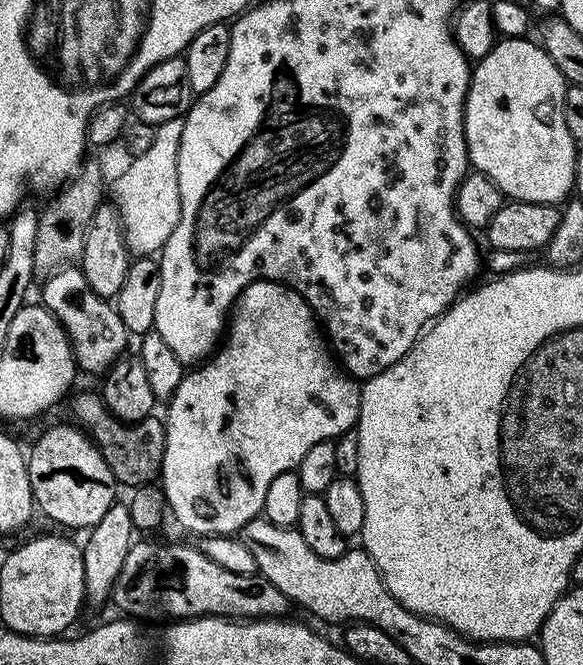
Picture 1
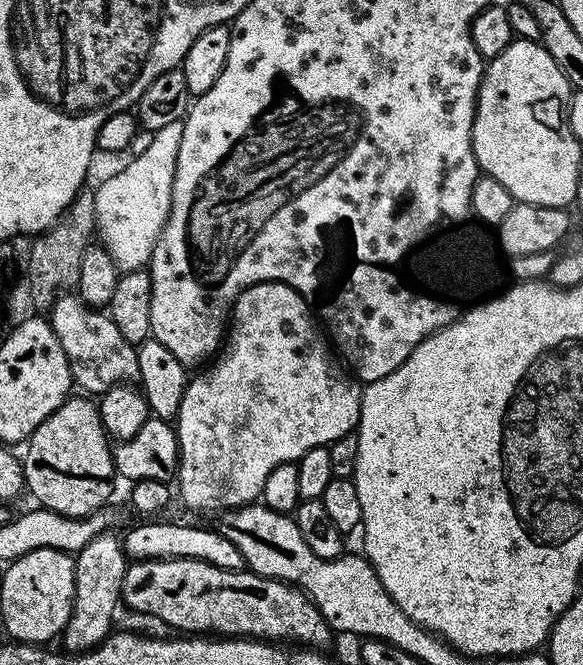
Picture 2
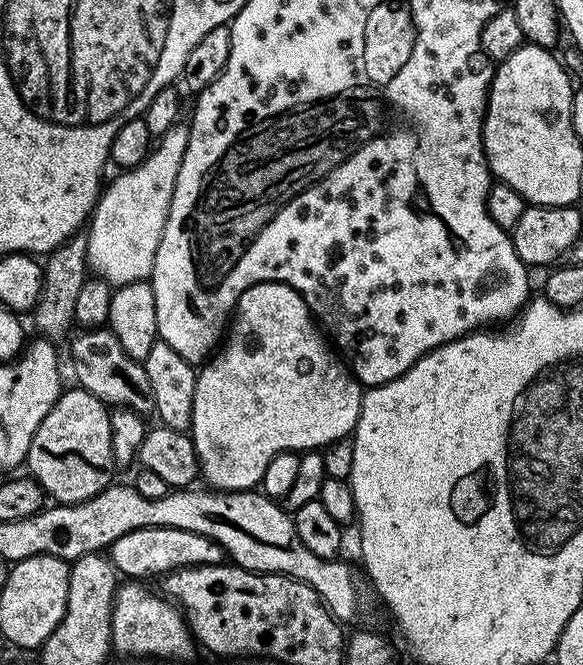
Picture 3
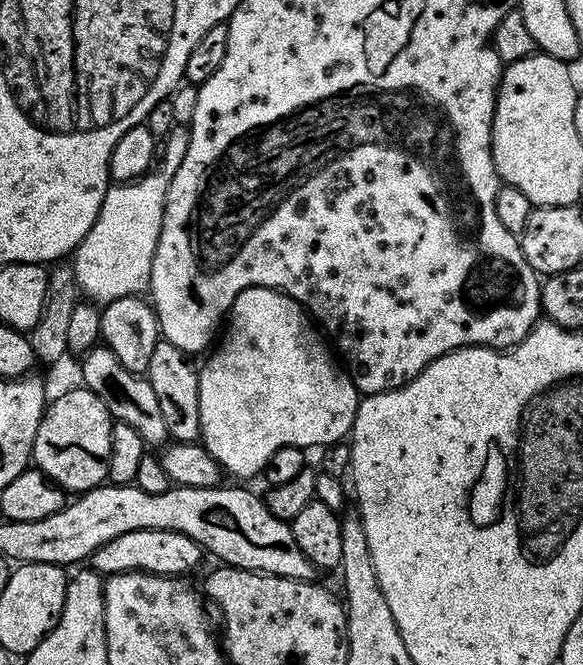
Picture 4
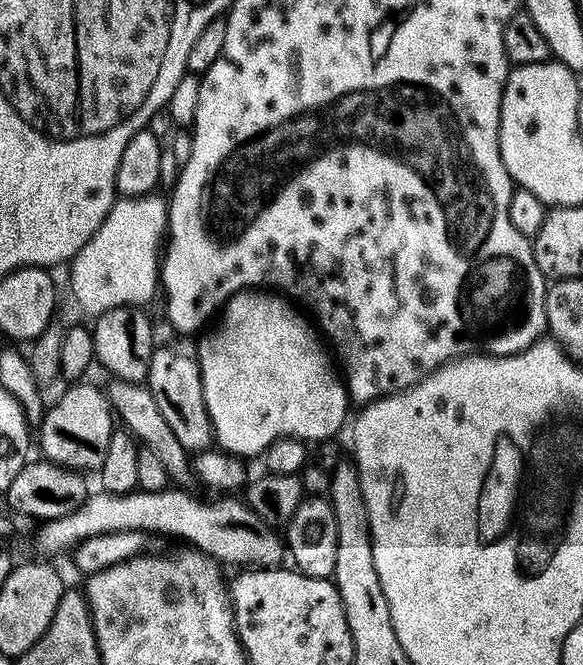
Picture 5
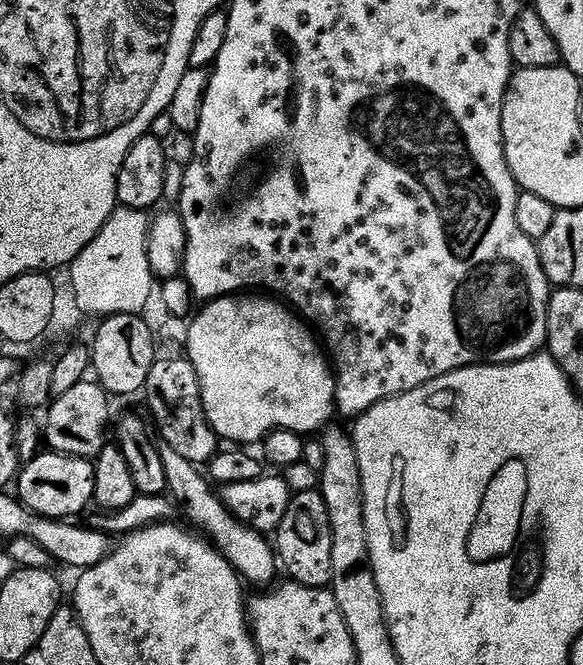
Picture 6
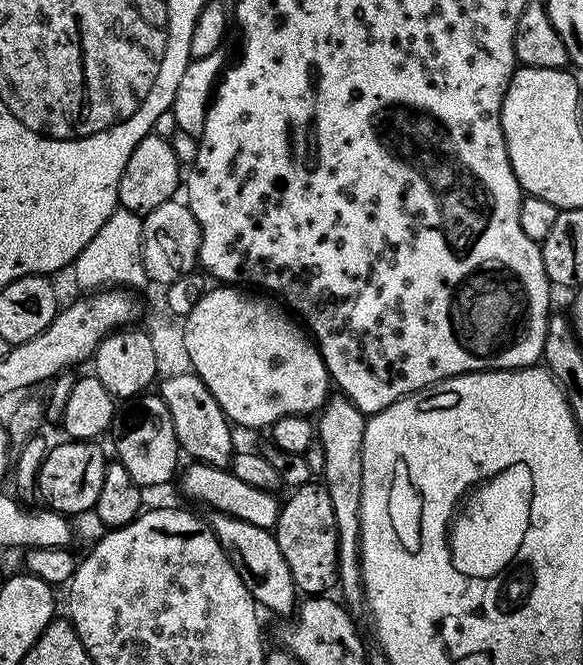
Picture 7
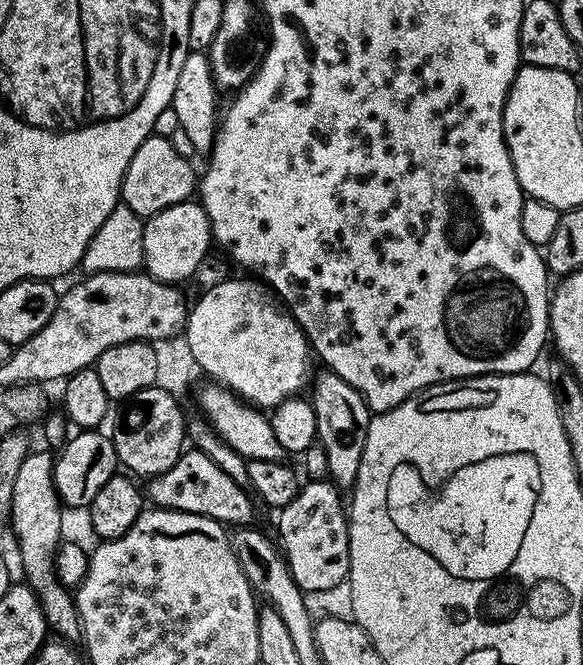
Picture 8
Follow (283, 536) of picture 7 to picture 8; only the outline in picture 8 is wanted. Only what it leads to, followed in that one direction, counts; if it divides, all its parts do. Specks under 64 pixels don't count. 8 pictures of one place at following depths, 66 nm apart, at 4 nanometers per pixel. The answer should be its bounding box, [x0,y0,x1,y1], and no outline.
[278,479,350,594]

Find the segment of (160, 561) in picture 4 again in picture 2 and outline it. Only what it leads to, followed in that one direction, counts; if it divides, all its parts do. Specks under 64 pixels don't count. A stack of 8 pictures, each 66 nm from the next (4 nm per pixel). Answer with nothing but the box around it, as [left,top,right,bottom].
[122,518,246,572]

